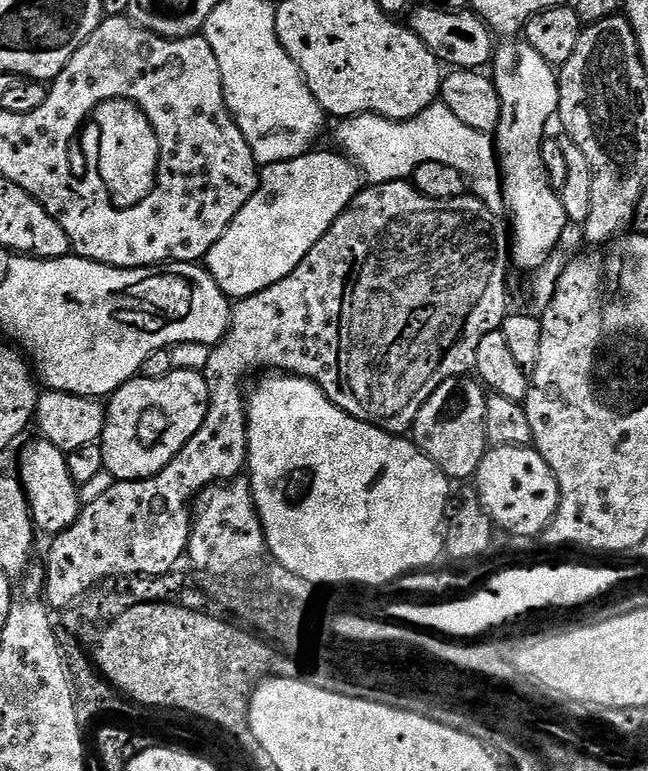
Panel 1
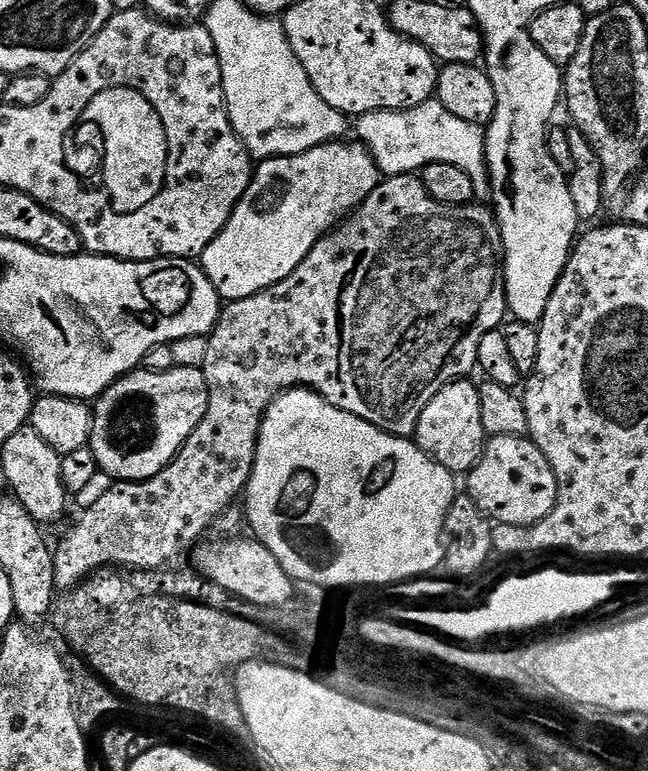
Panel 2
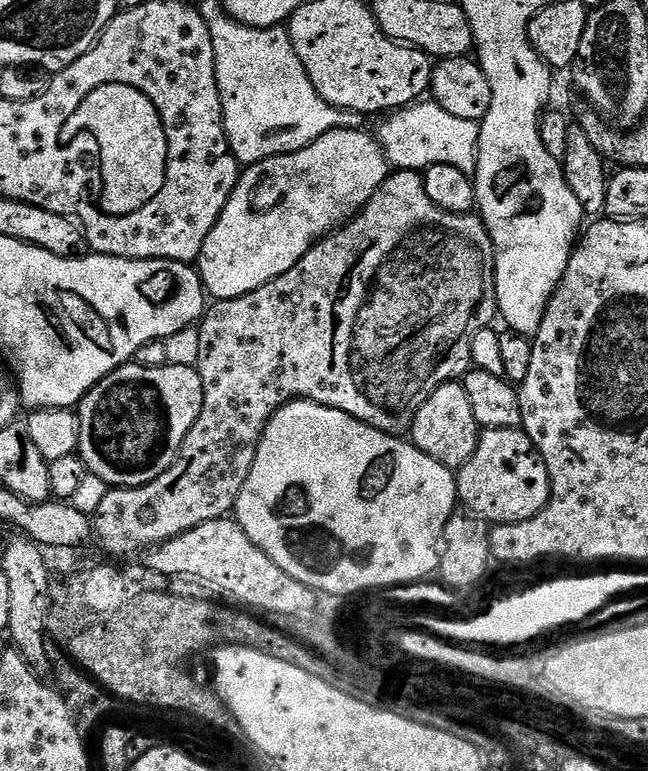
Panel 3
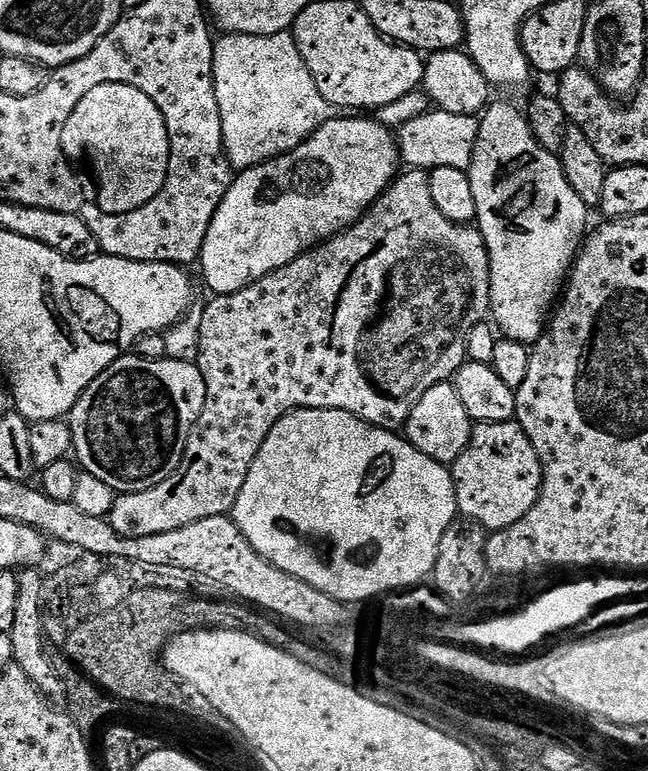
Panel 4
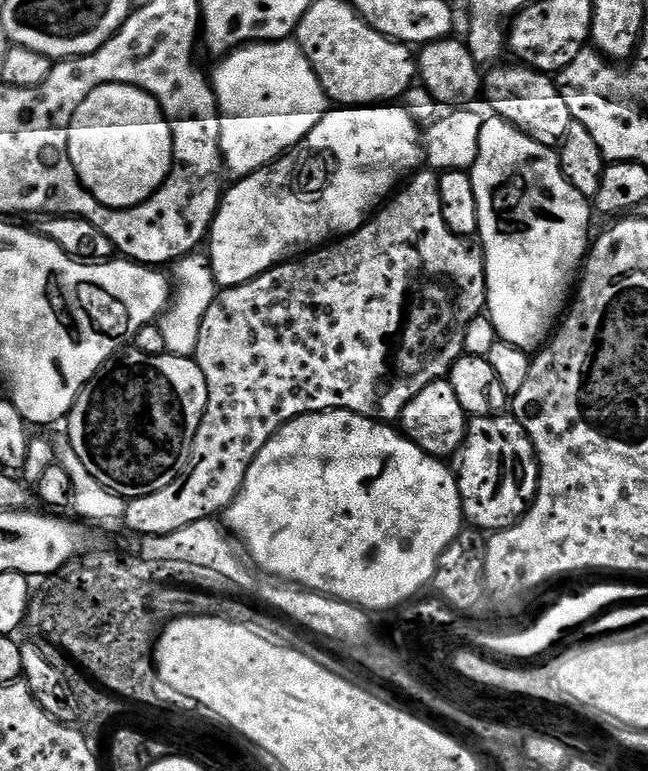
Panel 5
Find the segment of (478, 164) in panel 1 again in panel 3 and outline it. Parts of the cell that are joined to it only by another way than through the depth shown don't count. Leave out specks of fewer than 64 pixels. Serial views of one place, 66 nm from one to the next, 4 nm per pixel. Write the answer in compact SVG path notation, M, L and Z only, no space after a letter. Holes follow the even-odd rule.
M417 102L407 108L393 111L378 131L389 165L396 170L426 170L430 166L445 164L458 166L458 170L472 174L476 170L476 155L480 141L480 125L475 120L454 118L435 102Z

